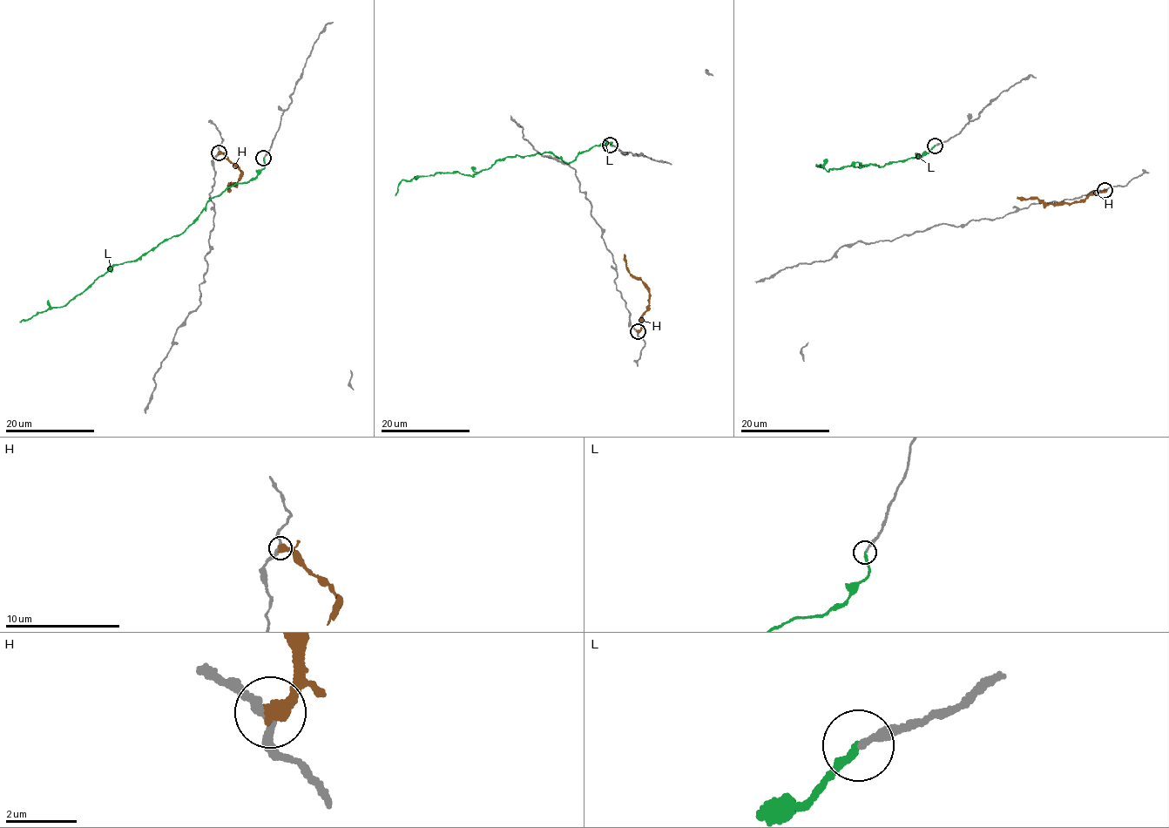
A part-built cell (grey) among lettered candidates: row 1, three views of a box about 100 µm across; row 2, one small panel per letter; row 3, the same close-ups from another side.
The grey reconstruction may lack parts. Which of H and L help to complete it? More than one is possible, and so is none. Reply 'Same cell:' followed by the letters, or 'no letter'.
Same cell: L

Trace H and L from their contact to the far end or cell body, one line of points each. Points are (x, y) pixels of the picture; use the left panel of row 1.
H: (219, 152), (243, 173), (236, 183), (229, 184), (231, 191)
L: (263, 159), (263, 168), (254, 178), (209, 199), (182, 234), (132, 261), (113, 265), (65, 305), (19, 322)

